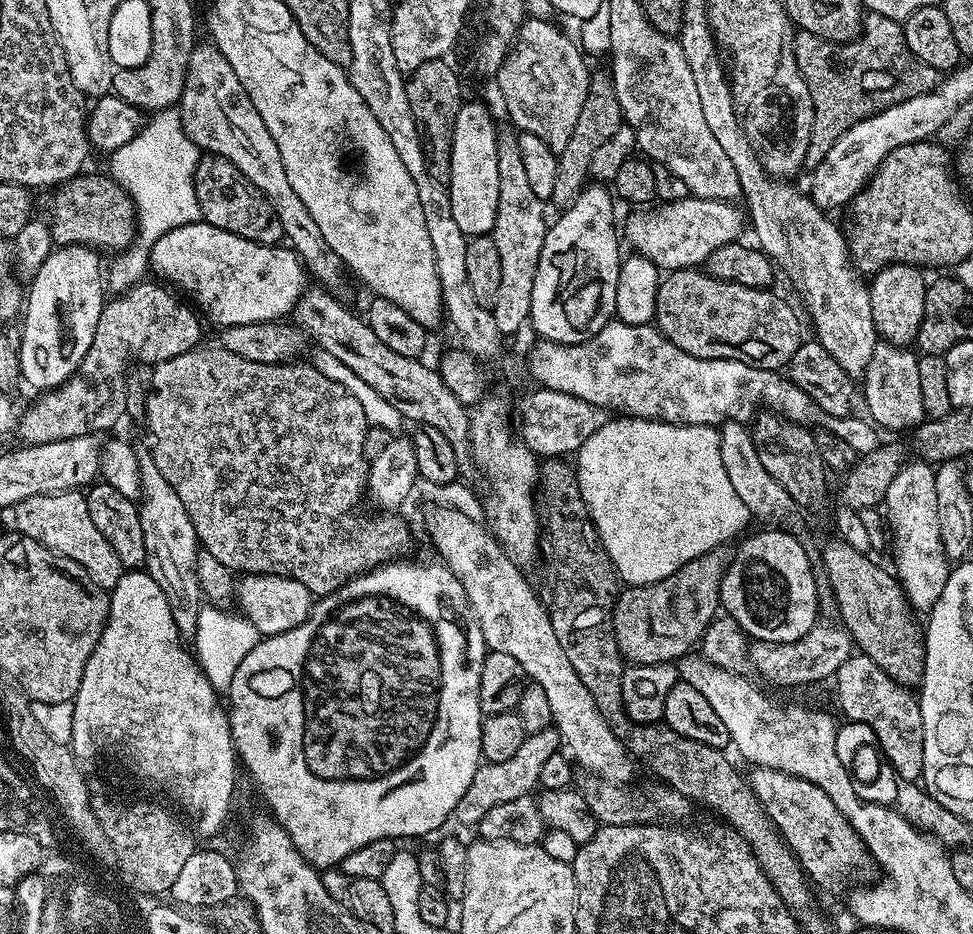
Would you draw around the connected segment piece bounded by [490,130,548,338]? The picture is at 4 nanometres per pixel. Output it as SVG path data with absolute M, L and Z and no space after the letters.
M497 131L498 152L498 210L490 233L498 246L498 258L502 258L502 286L498 286L498 302L492 307L494 322L498 322L501 337L527 325L530 320L530 298L534 294L534 274L538 274L538 258L542 254L542 242L548 233L544 220L545 201L534 194L528 185L522 153L518 150L517 133Z

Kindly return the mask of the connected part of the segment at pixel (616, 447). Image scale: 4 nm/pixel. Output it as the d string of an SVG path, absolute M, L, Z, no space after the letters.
M612 418L602 430L594 430L586 442L582 442L579 452L574 456L574 467L578 486L582 490L582 496L588 507L588 517L592 519L592 525L600 536L600 545L606 550L606 554L612 560L617 577L625 585L639 586L641 584L656 584L668 576L673 576L686 562L690 562L699 556L705 556L710 550L717 548L719 544L728 544L737 539L738 532L743 533L750 521L750 513L746 502L738 498L730 477L726 475L726 466L722 464L722 450L720 449L719 427L711 424L665 424L662 420L642 420L639 418Z

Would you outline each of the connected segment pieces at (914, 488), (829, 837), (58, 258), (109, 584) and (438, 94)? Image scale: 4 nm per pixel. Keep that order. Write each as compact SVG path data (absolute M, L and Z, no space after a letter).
M923 458L909 459L898 472L888 491L886 509L896 527L898 548L895 575L904 587L908 603L919 613L927 614L942 598L950 571L950 561L942 546L942 529L938 526L938 486L936 468Z
M753 767L751 771L746 779L758 802L764 807L764 813L776 823L784 843L790 845L793 854L800 859L804 873L813 885L828 888L831 884L844 884L864 863L869 863L868 849L862 838L854 826L850 826L842 810L830 800L826 790L814 786L814 782L806 782L773 768Z
M66 244L57 247L42 262L38 274L26 288L26 307L22 312L24 329L18 340L20 375L23 383L35 390L57 388L65 384L78 370L90 342L94 342L94 330L98 330L98 318L106 303L106 284L102 279L102 264L95 251L83 244Z
M83 491L55 492L26 498L23 504L16 505L14 515L16 515L15 531L34 538L34 542L46 546L52 552L59 552L60 555L78 562L78 566L82 566L82 570L88 572L88 577L98 587L110 590L124 575L126 569L118 562L114 546L106 542L102 530L98 530L98 526L94 526L90 518L88 497Z
M447 59L423 62L406 80L410 110L424 137L424 156L428 159L428 173L434 182L447 185L451 178L451 142L455 119L462 103L460 76L448 65Z

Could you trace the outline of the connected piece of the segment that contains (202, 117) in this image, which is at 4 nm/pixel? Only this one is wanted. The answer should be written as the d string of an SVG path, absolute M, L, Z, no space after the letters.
M197 43L190 54L178 111L184 132L201 153L226 158L268 199L278 222L282 222L284 240L298 255L307 275L317 285L336 290L346 277L344 263L338 254L334 254L330 242L326 242L318 222L310 218L310 210L306 210L302 198L294 194L294 186L290 186L290 178L286 178L286 169L282 166L282 154L278 154L278 146L274 138L270 138L270 130L266 130L262 114L254 110L254 102L250 102L250 94L242 90L242 82L238 82L234 66L226 62L215 44Z

